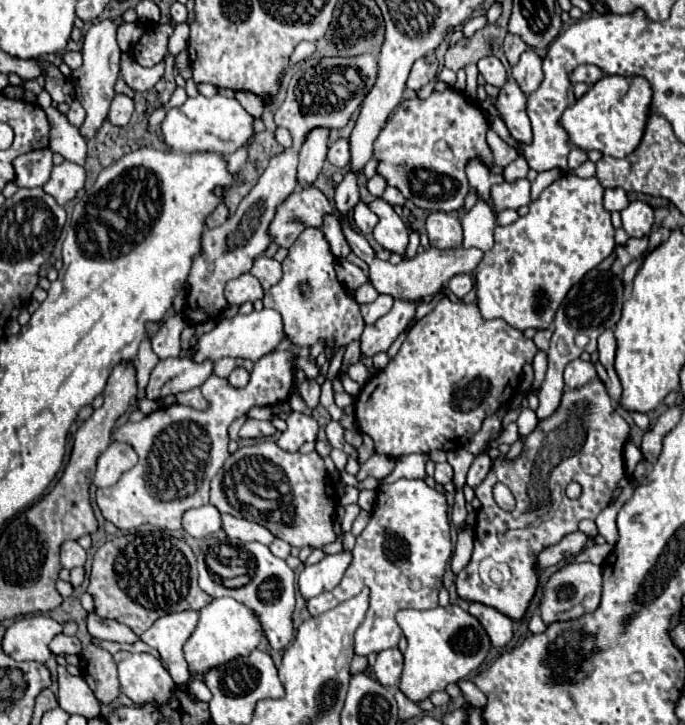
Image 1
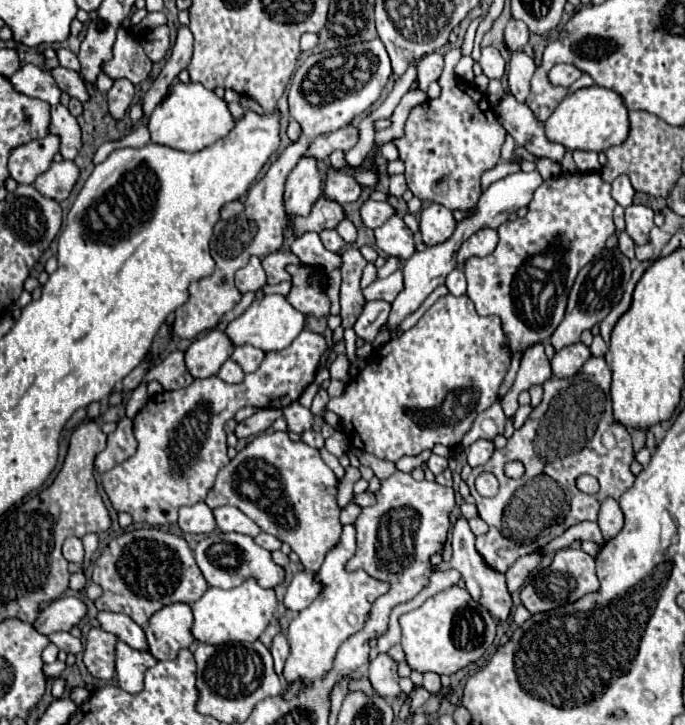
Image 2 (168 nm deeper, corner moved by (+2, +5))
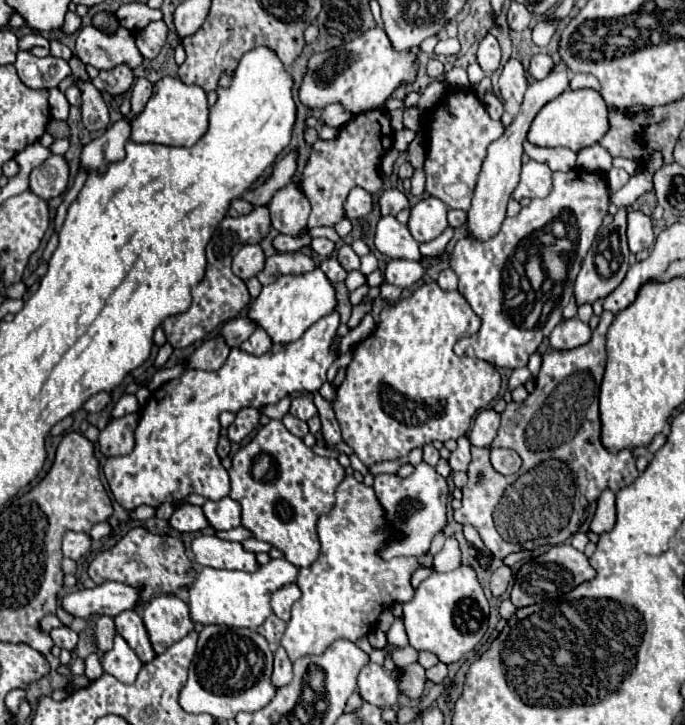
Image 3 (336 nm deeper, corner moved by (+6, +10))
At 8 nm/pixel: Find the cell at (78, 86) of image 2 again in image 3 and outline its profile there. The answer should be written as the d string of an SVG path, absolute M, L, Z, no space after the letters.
M75 79L73 85L81 89L81 99L83 99L83 105L81 105L83 125L89 131L103 131L109 125L109 113L107 113L107 105L105 105L101 93L93 87L91 81Z

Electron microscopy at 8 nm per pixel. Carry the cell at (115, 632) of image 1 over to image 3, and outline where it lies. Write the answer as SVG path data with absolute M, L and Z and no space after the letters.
M123 611L115 617L117 633L129 643L129 647L139 655L143 663L149 663L155 657L147 629L137 611Z

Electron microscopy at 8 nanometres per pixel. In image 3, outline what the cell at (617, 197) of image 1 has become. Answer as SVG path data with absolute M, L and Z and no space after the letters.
M611 169L609 173L607 173L607 183L609 183L609 187L613 189L613 191L619 191L625 183L629 181L629 173L625 171L625 169Z

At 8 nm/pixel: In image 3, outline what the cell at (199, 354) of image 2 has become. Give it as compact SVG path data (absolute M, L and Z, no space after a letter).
M235 317L231 321L227 321L221 329L219 335L223 337L223 341L229 347L239 347L257 327L251 325L251 321L247 321L247 317Z

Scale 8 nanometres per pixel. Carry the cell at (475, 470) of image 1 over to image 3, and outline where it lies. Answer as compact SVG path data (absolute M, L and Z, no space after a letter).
M483 409L477 417L475 423L469 431L469 443L473 447L491 447L491 441L495 439L495 433L499 429L499 415L493 409Z

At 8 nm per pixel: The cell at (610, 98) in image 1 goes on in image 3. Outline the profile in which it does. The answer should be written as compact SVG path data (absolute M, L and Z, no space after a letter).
M567 89L553 101L549 101L533 119L527 139L539 147L569 147L579 151L583 147L595 145L609 129L609 107L605 99L595 89Z

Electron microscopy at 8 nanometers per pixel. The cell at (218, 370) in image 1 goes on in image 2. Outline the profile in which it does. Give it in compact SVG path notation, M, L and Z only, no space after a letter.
M245 344L245 346L237 346L231 358L233 358L245 372L255 372L255 370L261 366L261 362L263 362L265 352L259 350L259 348L255 348L255 346Z

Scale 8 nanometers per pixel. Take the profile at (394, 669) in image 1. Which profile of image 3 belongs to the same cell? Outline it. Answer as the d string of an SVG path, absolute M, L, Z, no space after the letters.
M367 663L359 673L359 693L363 701L377 707L391 707L397 703L397 681L377 663Z

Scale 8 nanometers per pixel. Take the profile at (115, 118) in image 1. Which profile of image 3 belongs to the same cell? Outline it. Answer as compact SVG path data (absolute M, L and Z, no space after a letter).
M117 65L115 69L101 71L97 79L93 79L93 85L99 91L107 91L109 95L121 95L133 85L133 71L127 65Z

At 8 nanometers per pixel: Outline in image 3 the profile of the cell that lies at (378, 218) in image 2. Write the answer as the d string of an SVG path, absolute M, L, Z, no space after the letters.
M387 189L387 191L383 191L381 193L381 197L379 197L379 211L381 211L381 217L385 217L385 215L397 215L401 209L405 209L405 207L409 207L409 201L407 201L407 197L405 197L405 193L403 191L399 191L399 189Z

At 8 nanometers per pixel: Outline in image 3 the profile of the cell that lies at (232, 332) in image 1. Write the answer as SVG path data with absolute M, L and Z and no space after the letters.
M315 269L305 275L283 275L275 283L265 285L259 297L251 303L247 317L267 335L273 343L291 343L297 341L307 327L311 327L319 317L325 317L337 305L333 285L327 281L321 269Z

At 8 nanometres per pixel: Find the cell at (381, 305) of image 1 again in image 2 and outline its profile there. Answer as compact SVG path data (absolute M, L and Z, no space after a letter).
M397 268L385 280L375 280L371 286L363 288L363 296L365 296L365 300L387 300L387 302L393 302L399 296L401 290L403 290L403 270Z

